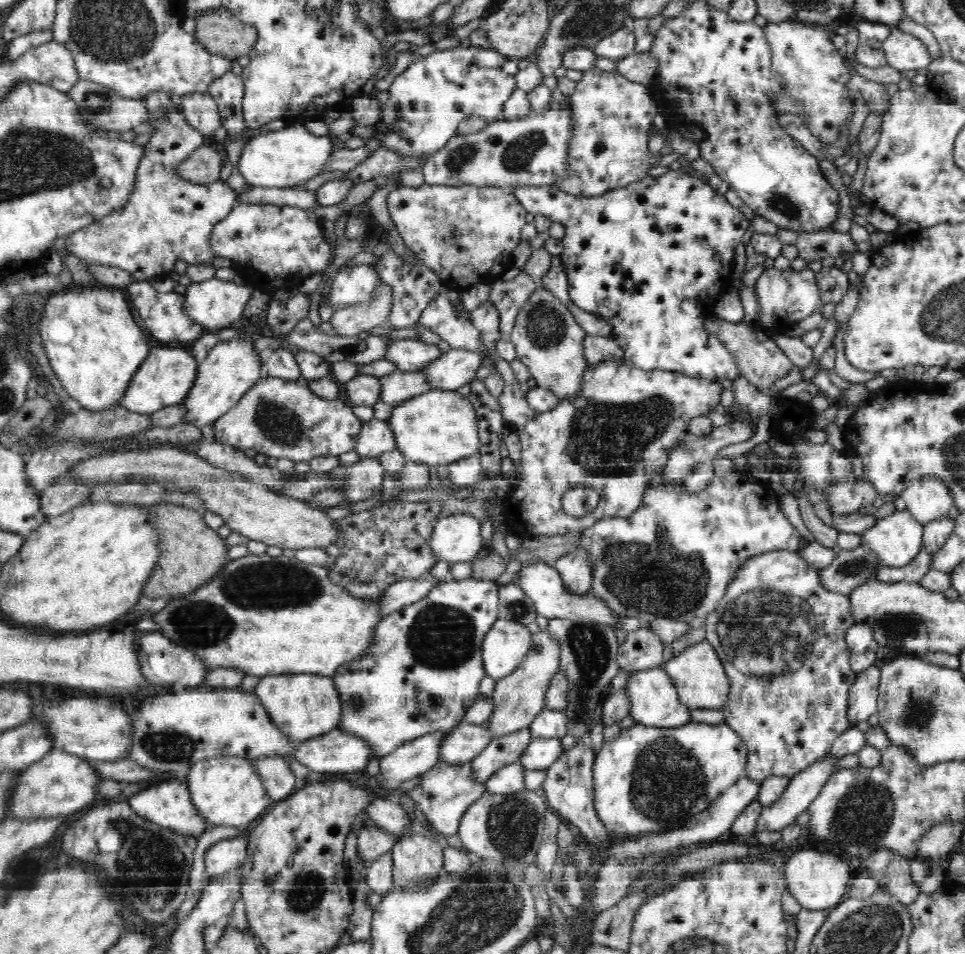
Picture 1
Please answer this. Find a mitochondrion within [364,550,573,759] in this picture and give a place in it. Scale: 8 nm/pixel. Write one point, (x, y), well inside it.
(440, 636)

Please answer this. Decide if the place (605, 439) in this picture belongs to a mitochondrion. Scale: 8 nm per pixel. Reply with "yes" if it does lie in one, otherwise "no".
yes

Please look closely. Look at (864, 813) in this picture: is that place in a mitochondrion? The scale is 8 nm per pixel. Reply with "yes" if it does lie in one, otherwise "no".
yes

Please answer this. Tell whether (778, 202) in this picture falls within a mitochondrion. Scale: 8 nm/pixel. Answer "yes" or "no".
yes

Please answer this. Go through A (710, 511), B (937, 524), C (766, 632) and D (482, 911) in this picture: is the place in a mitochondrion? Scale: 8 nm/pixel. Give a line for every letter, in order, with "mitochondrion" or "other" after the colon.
A: other
B: other
C: mitochondrion
D: mitochondrion

